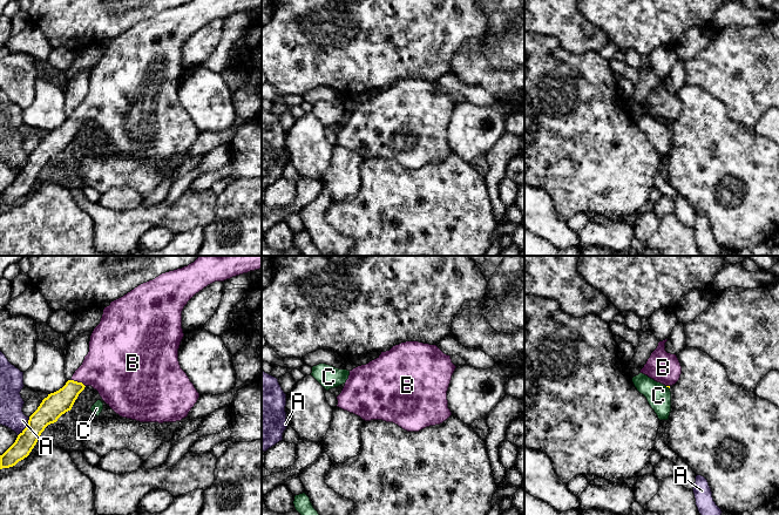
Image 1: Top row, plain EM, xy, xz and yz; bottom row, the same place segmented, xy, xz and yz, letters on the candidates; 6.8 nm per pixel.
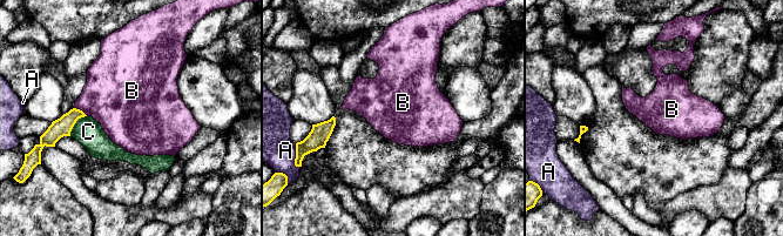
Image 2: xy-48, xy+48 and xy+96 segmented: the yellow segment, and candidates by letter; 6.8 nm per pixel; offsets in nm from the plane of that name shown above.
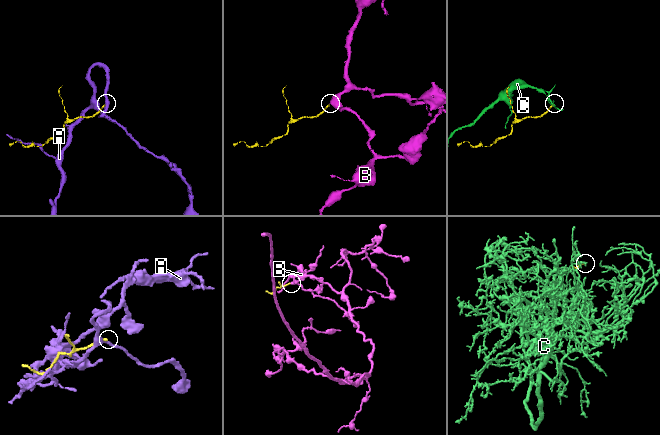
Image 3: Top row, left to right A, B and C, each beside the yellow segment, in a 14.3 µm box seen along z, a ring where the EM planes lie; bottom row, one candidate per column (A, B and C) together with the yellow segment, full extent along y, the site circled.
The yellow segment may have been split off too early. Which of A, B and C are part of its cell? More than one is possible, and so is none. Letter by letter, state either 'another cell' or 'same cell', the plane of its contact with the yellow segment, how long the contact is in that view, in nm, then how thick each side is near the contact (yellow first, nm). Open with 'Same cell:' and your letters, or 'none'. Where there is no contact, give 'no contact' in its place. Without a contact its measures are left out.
Same cell: B
A: another cell | xy | 150 nm | 160/160 nm
B: same cell | xy | 120 nm | 160/360 nm
C: another cell | yz | 40 nm | 20/170 nm

